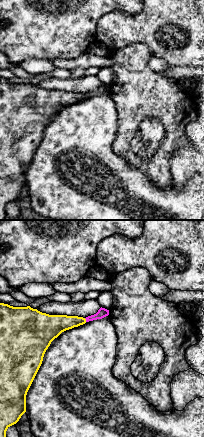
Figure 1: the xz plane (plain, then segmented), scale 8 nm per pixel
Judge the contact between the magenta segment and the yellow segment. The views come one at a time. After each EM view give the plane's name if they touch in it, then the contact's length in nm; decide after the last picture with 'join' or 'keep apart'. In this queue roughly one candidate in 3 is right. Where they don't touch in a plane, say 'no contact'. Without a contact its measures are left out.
meets magenta in xz; contact 40 nm long

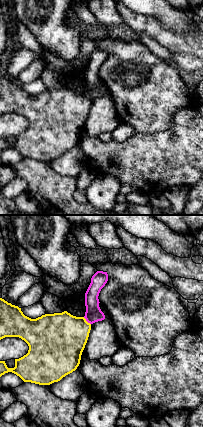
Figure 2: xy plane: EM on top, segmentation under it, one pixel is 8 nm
meets magenta in xy; contact 90 nm long

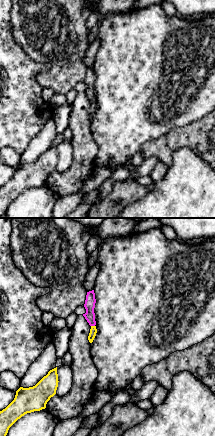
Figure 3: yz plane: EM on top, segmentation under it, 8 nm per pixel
meets magenta in yz; contact 30 nm long

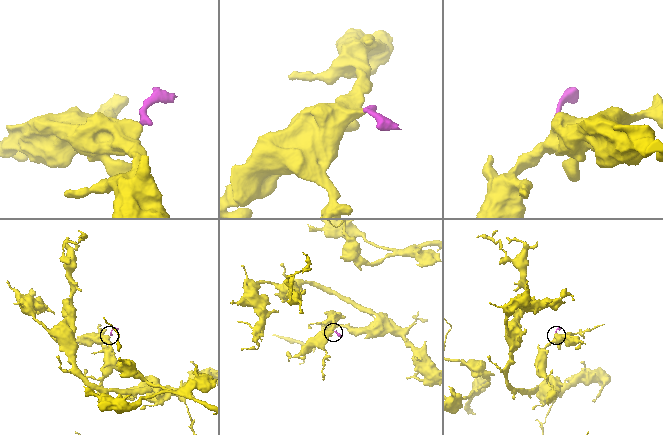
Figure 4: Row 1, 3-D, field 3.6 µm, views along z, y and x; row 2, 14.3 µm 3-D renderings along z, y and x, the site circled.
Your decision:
keep apart

